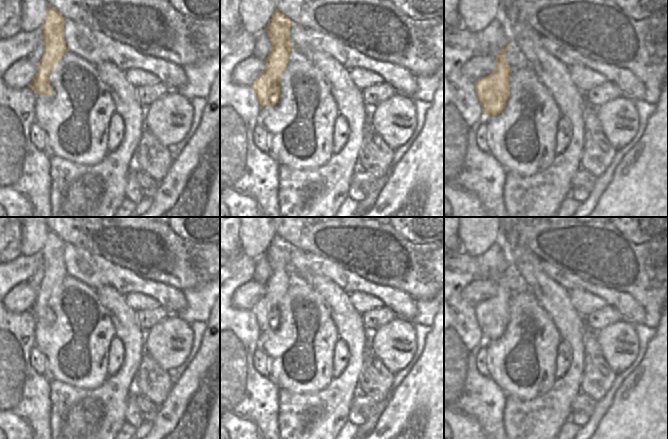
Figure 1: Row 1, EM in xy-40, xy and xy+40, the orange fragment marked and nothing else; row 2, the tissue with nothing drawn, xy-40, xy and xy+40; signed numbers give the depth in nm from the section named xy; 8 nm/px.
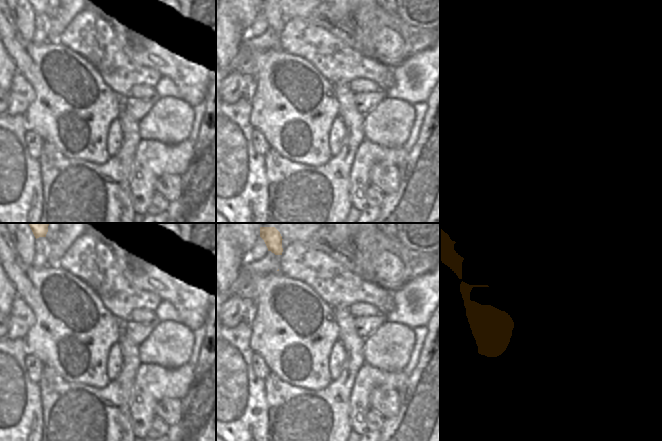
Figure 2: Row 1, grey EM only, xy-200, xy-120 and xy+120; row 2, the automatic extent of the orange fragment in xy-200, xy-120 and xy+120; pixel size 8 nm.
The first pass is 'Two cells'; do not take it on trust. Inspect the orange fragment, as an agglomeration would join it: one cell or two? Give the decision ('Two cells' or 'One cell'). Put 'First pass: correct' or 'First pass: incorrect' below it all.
One cell.
First pass: incorrect

